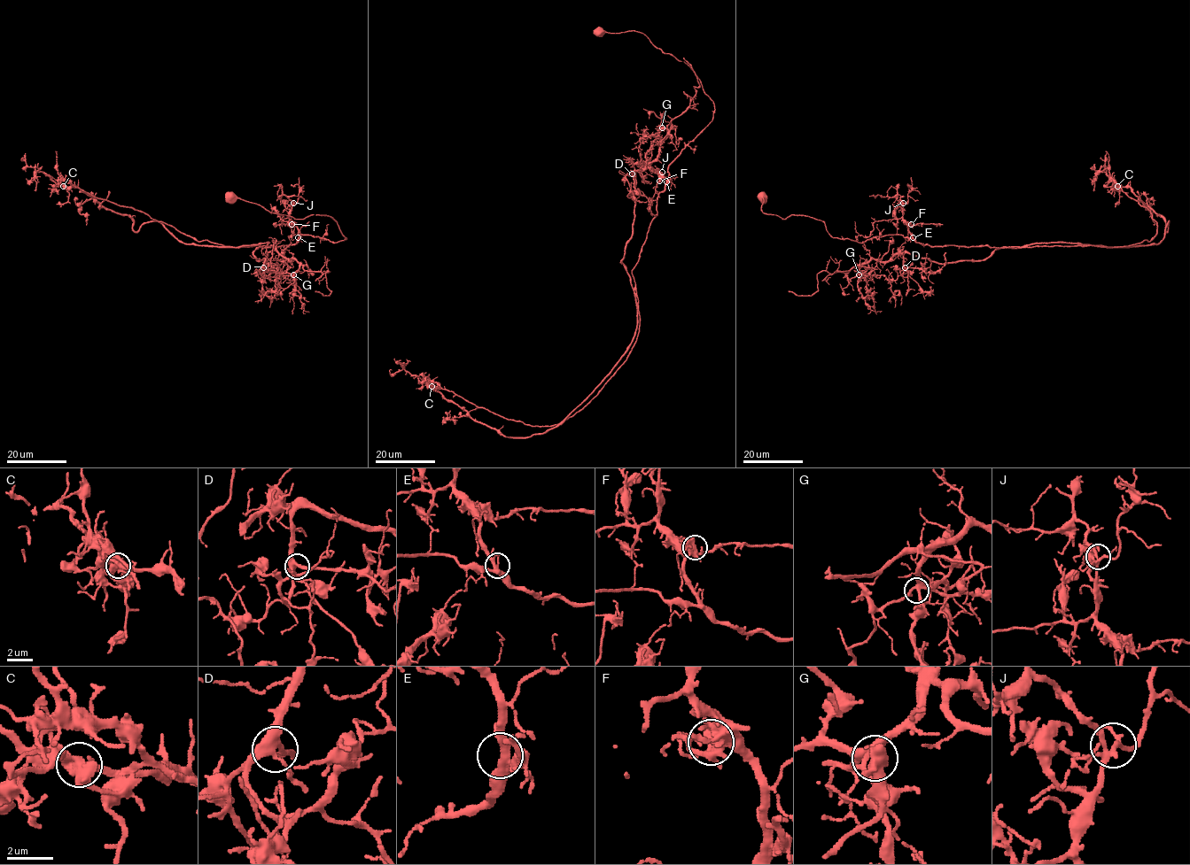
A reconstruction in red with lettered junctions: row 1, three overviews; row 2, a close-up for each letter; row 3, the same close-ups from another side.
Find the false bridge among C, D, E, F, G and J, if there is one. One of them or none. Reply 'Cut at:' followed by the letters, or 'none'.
Cut at: C

